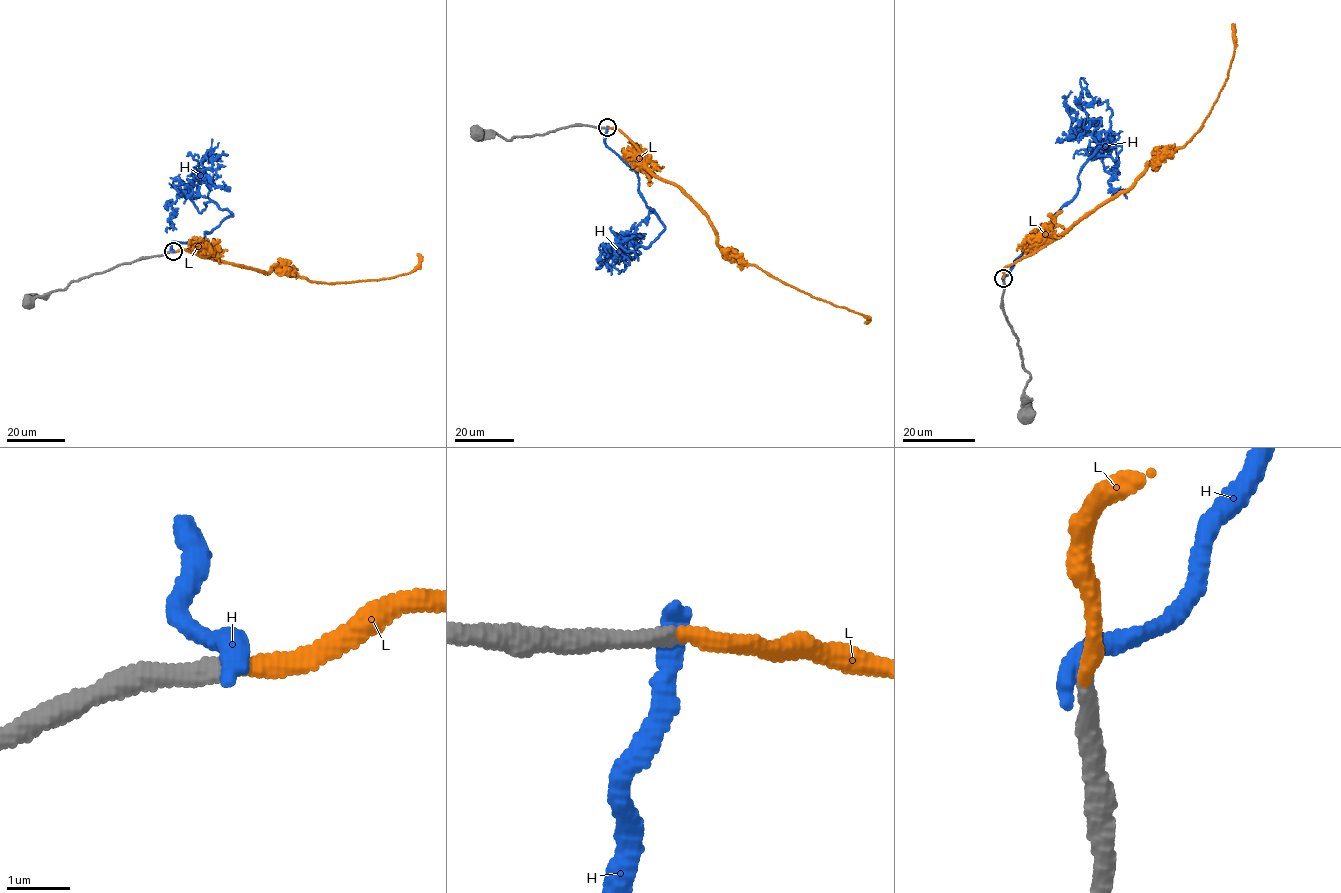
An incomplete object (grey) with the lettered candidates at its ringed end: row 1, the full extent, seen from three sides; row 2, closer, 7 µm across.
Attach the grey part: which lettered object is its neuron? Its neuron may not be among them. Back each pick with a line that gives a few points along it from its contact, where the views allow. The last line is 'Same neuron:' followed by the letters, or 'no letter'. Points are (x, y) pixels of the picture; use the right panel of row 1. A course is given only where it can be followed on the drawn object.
L: via (1004, 277), (1005, 267), (1033, 254), (1125, 192), (1161, 155), (1188, 141), (1225, 83), (1235, 38), (1232, 24)
Same neuron: L

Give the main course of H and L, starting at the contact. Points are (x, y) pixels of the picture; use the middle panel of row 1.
H: (607, 127), (604, 142), (664, 228), (638, 259), (617, 245), (605, 254)
L: (607, 128), (619, 129), (650, 171), (691, 197), (726, 254), (858, 312), (868, 318), (864, 323)

